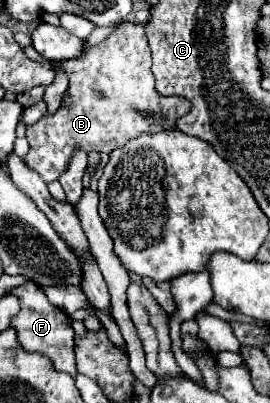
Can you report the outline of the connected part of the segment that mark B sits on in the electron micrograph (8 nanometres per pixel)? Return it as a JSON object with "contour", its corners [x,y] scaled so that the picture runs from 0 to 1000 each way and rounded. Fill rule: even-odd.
{"contour":[[[463,52],[381,107],[330,117],[307,141],[226,156],[256,186],[256,256],[219,266],[204,285],[167,285],[152,300],[100,315],[93,340],[115,370],[93,390],[93,409],[137,424],[167,454],[189,454],[241,424],[278,365],[315,370],[322,380],[367,375],[404,385],[530,325],[581,330],[648,320],[648,300],[693,285],[707,261],[685,241],[656,236],[581,241],[567,256],[537,256],[530,181],[537,171],[559,171],[559,161],[537,156],[537,132],[559,132],[537,67]]]}

